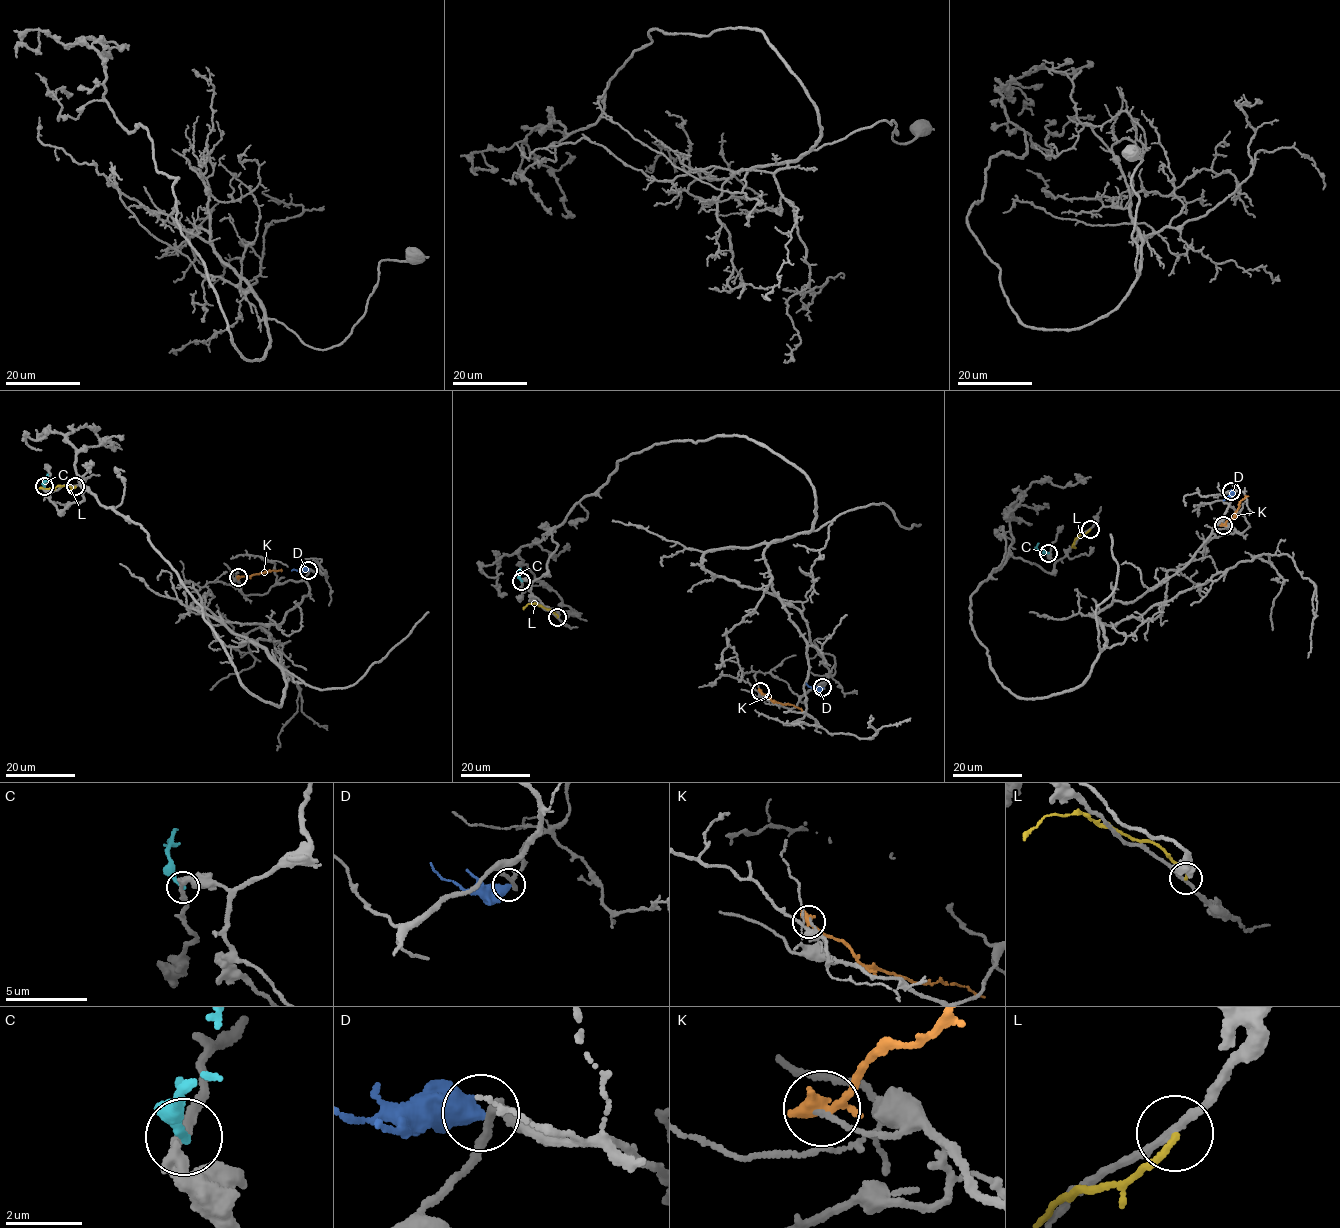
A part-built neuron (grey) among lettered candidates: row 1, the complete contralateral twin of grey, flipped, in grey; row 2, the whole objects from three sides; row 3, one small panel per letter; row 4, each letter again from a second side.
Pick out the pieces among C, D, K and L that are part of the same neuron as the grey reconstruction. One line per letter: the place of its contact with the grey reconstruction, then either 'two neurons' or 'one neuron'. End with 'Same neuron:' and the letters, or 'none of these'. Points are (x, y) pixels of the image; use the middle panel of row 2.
C: (521, 581) | two neurons
D: (822, 687) | two neurons
K: (760, 691) | two neurons
L: (557, 617) | two neurons
Same neuron: none of these

